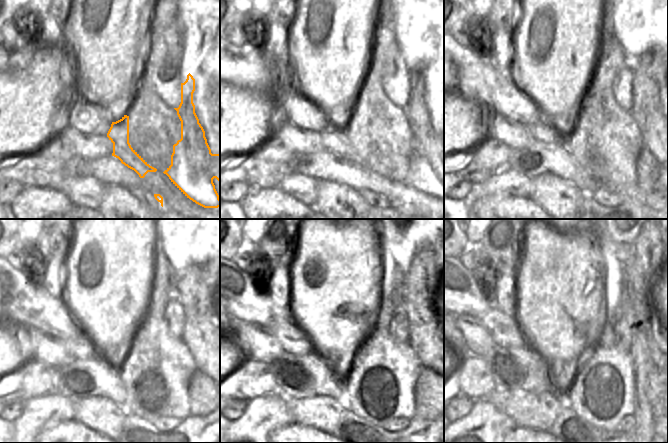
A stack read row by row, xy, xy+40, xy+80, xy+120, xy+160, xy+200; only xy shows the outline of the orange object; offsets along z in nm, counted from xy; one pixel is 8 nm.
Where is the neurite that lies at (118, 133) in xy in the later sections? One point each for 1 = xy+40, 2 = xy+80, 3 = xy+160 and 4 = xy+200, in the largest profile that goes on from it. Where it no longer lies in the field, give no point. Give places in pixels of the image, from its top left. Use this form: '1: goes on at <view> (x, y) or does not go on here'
1: goes on at xy+40 (335, 140)
2: goes on at xy+80 (542, 131)
3: goes on at xy+160 (303, 348)
4: goes on at xy+200 (520, 344)

